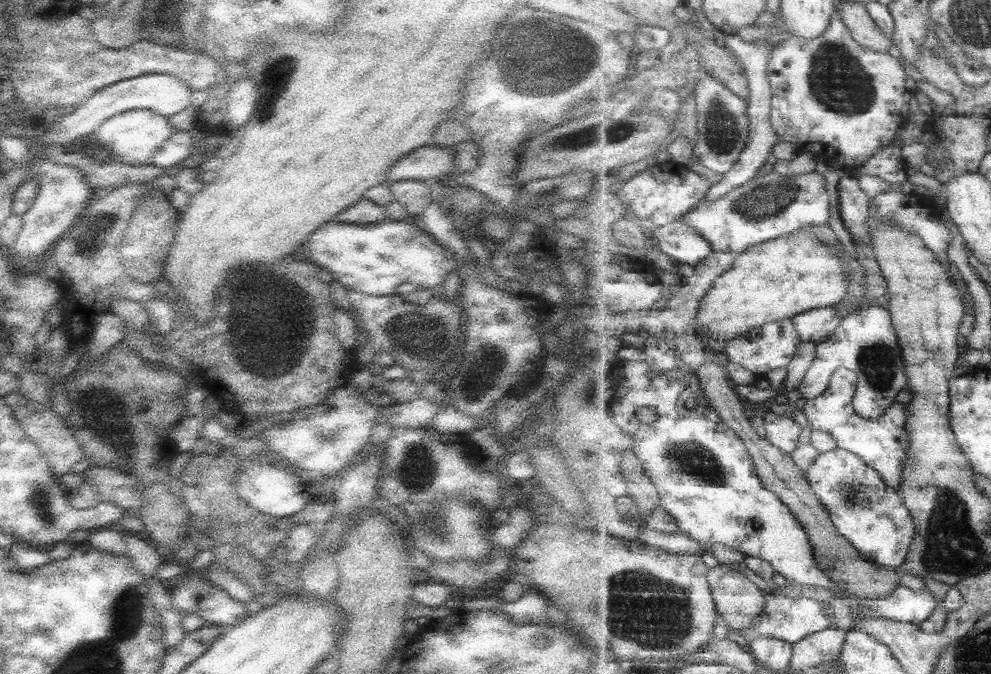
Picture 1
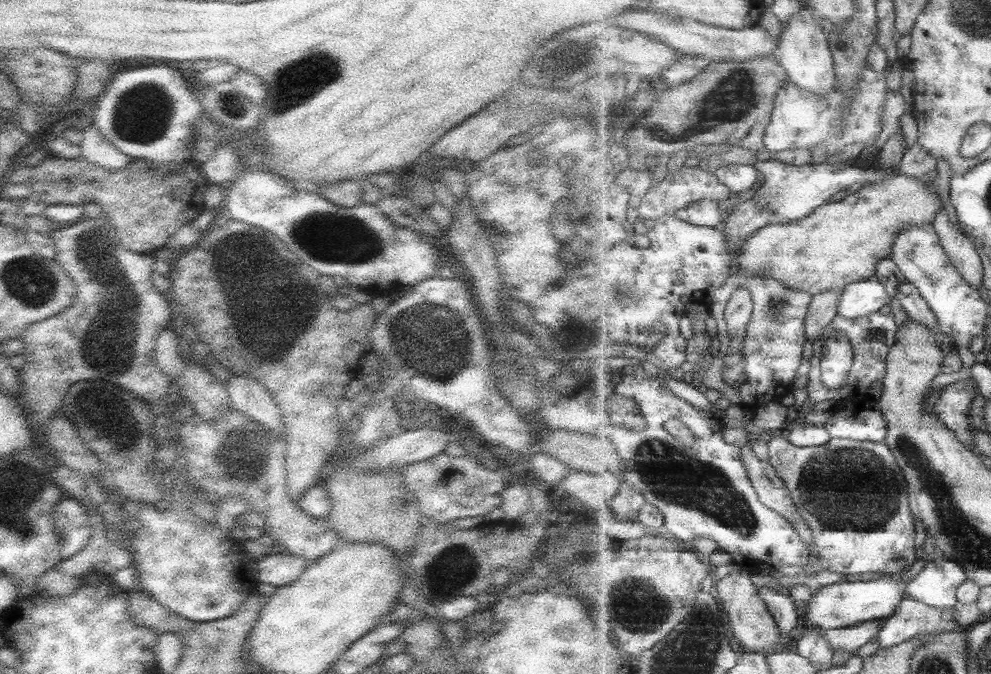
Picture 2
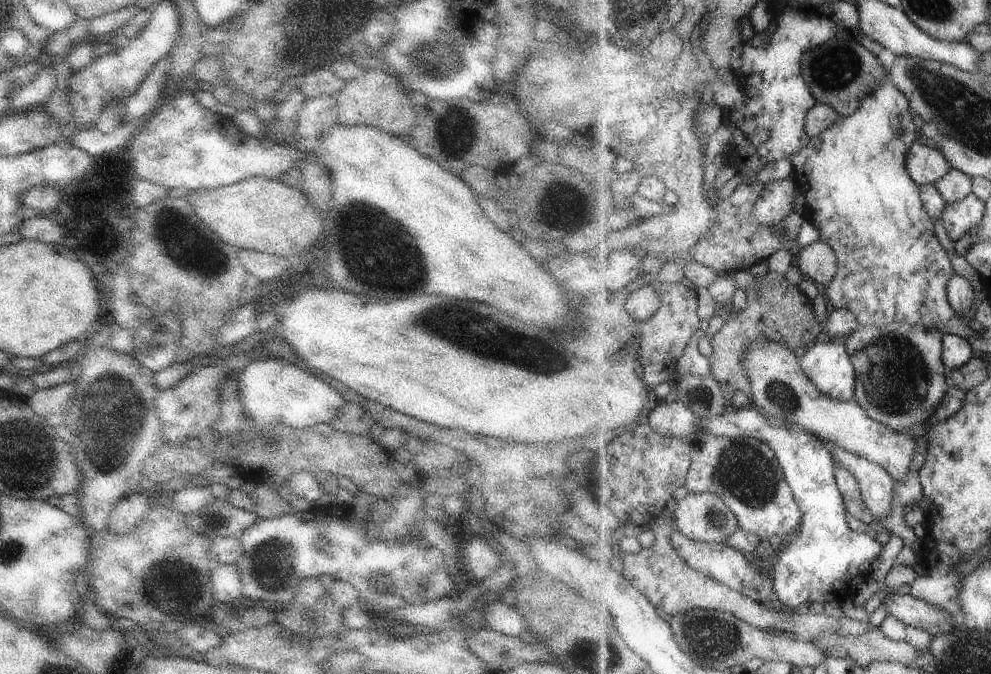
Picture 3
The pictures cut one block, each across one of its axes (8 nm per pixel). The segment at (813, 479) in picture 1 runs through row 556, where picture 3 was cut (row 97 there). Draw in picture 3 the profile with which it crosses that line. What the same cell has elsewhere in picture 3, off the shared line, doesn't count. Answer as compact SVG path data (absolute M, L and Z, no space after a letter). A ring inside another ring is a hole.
M891 72L886 74L884 82L876 88L872 94L868 94L862 100L862 106L852 116L840 116L838 122L829 128L823 135L818 138L811 139L806 147L796 151L794 155L788 155L786 159L790 159L794 163L794 180L799 185L799 190L806 195L809 202L809 211L807 218L819 222L823 228L823 238L836 248L838 260L840 260L839 274L829 285L826 286L829 302L836 309L847 308L859 316L861 326L874 325L884 326L890 323L908 323L912 326L922 323L923 325L939 328L940 324L947 323L956 317L964 318L964 314L959 313L952 306L949 299L949 284L955 278L956 270L952 264L952 257L948 254L948 250L944 248L944 244L940 242L940 238L936 236L936 224L931 213L928 212L927 205L924 204L922 197L922 188L910 172L908 172L908 157L911 154L912 147L920 140L921 133L916 128L914 122L915 113L912 110L911 98L906 92L902 92L900 87L892 78Z

